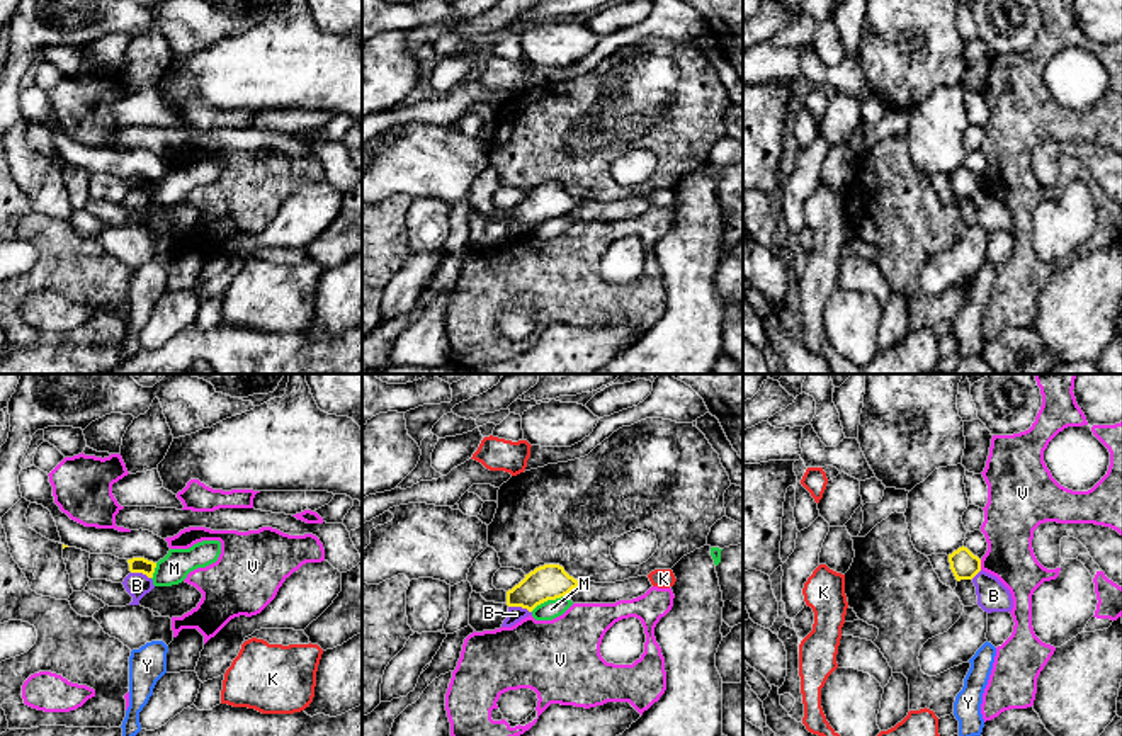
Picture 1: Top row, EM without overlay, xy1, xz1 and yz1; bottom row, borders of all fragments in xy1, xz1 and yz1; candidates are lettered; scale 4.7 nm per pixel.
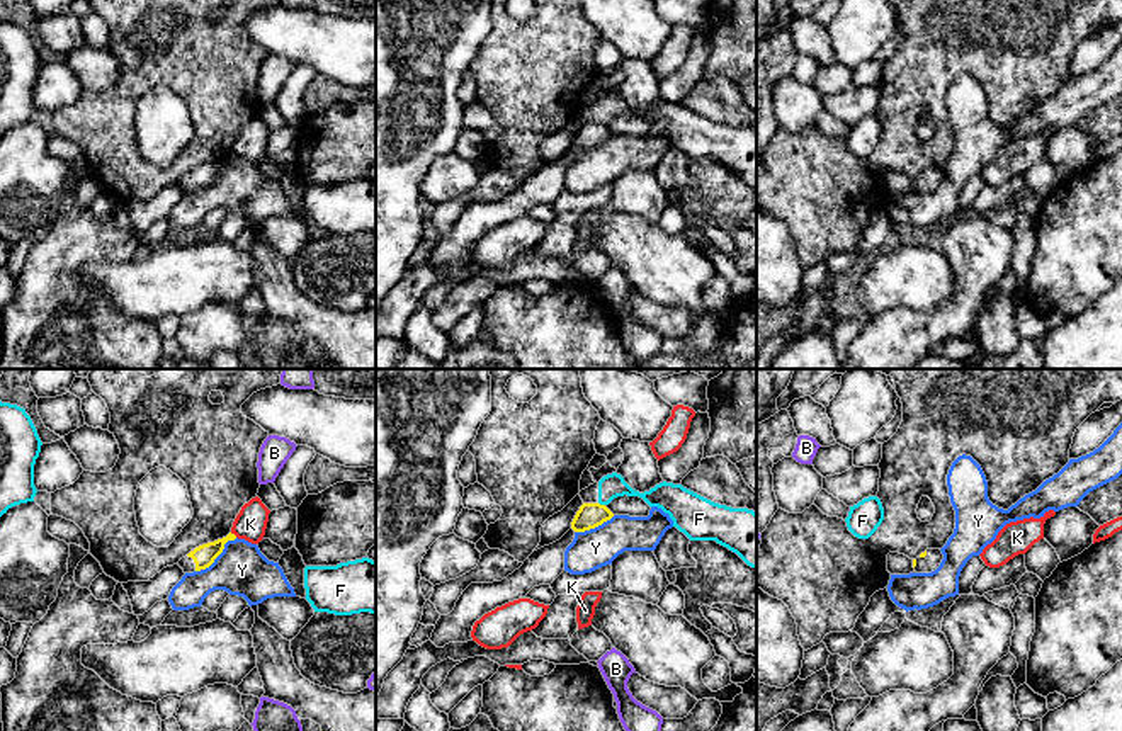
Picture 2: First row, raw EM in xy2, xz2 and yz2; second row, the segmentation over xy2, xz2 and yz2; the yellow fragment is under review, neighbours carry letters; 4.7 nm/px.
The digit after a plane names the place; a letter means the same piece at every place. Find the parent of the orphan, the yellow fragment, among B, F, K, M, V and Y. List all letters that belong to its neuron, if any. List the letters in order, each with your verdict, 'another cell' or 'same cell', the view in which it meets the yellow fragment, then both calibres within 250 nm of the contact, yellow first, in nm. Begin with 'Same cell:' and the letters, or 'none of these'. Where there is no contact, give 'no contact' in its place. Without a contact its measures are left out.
Same cell: none of these
B: another cell; contact in xz1; calibres 170 and 80 nm
F: another cell; contact in xz2; calibres 120 and 120 nm
K: another cell; contact in xy2; calibres 100 and 150 nm
M: another cell; contact in xz1; calibres 170 and 90 nm
V: another cell; contact in yz1; calibres 140 and 240 nm
Y: another cell; contact in xy2; calibres 100 and 240 nm

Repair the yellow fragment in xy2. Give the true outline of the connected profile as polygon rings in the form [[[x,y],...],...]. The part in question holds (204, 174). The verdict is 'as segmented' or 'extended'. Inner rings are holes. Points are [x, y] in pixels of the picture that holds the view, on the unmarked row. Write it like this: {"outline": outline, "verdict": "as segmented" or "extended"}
{"outline": [[[228,153],[223,158],[214,162],[202,163],[190,170],[185,177],[182,177],[177,184],[184,189],[184,192],[194,192],[209,187],[214,178],[223,172],[224,163],[228,160],[235,160],[235,153]]], "verdict": "extended"}

